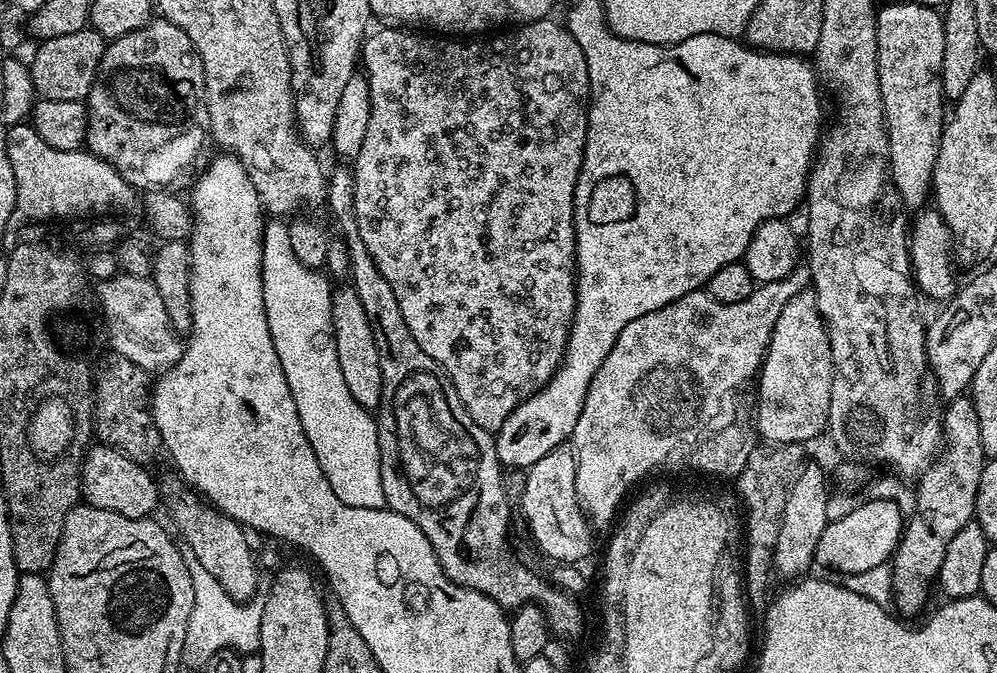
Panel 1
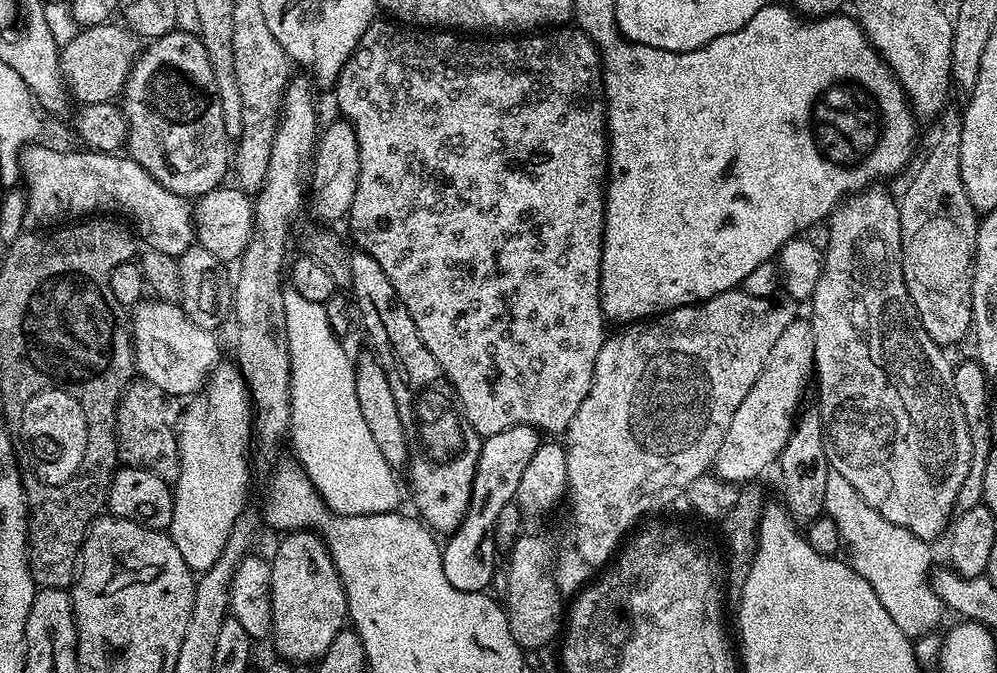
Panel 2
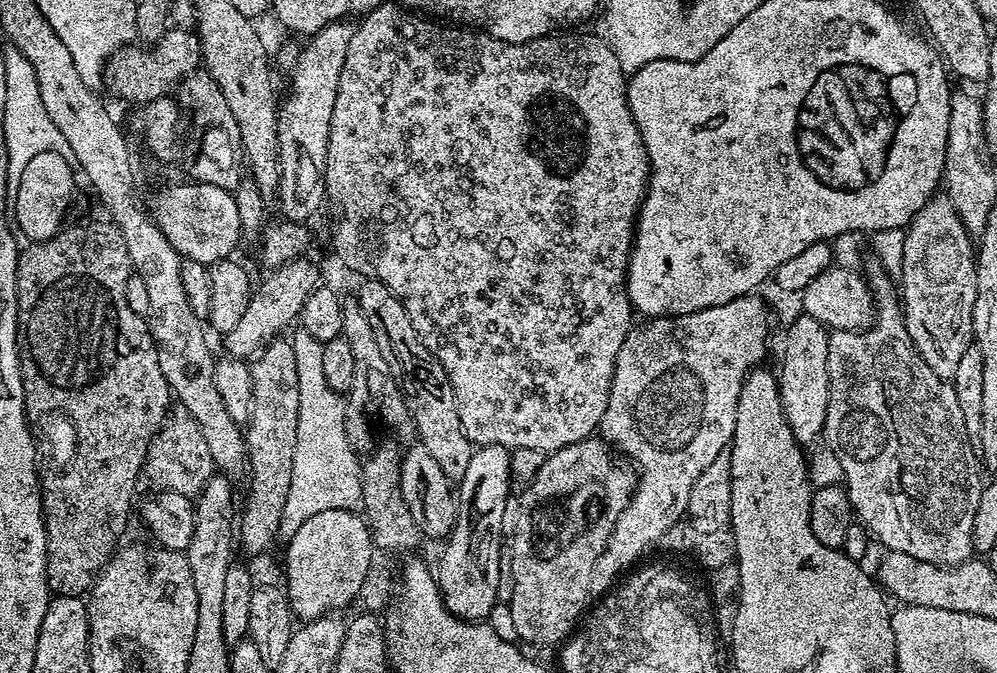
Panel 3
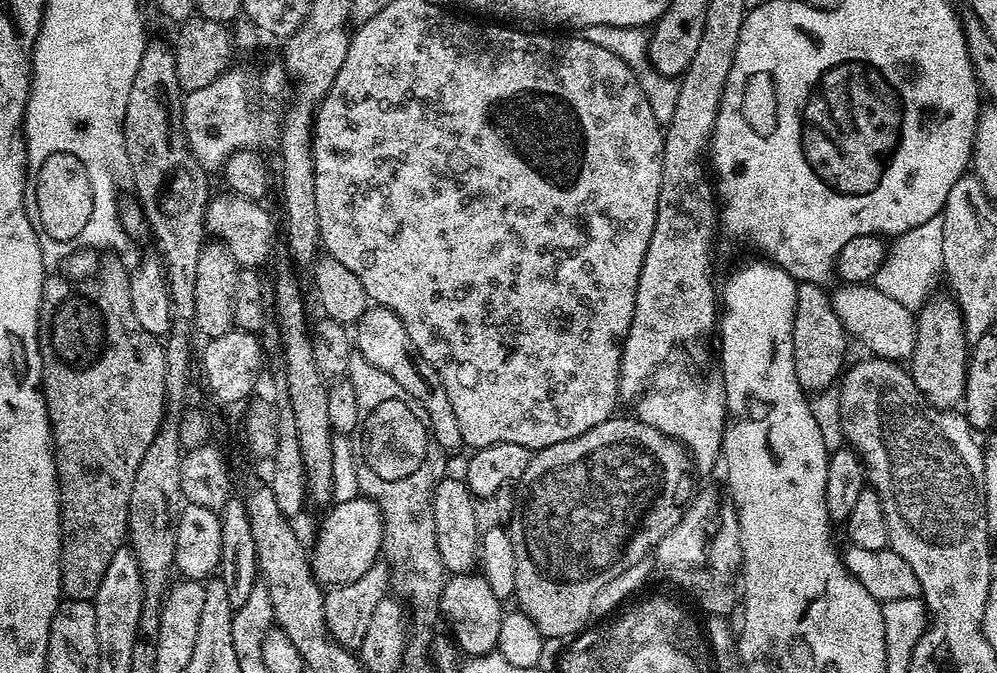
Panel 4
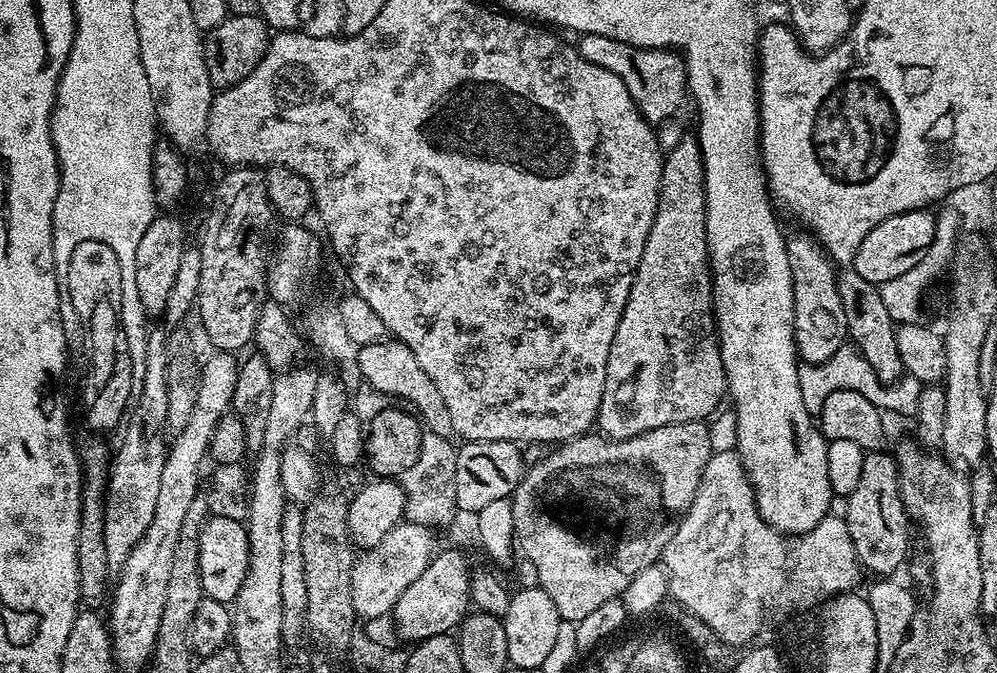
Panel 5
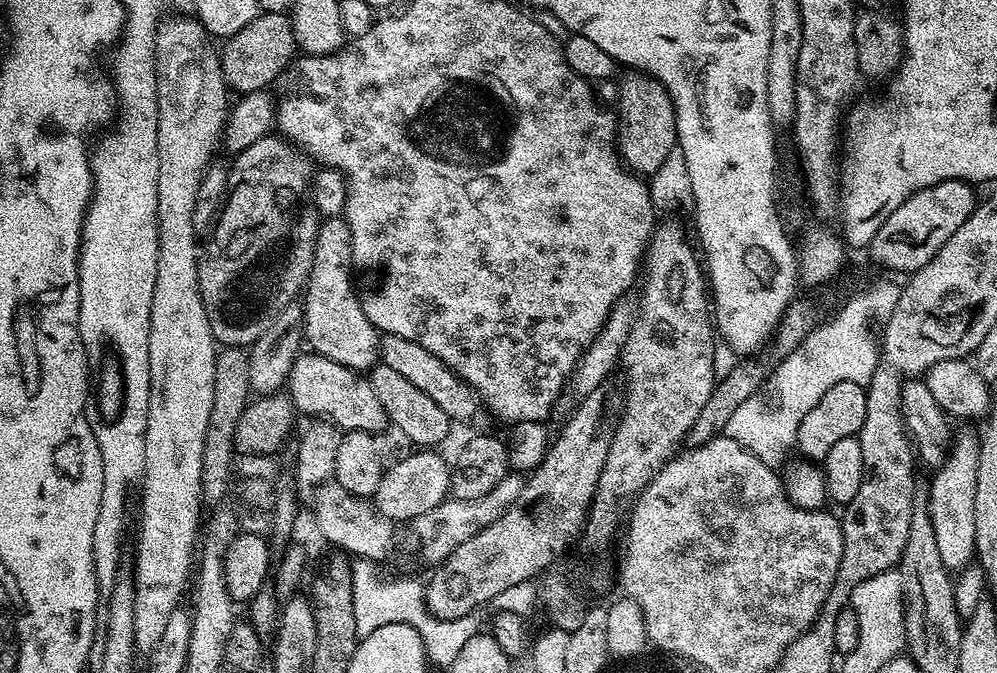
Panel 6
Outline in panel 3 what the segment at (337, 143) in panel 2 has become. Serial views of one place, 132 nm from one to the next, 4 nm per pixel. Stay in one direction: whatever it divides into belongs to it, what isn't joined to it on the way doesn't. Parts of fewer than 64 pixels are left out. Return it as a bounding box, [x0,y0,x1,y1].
[223,258,317,358]

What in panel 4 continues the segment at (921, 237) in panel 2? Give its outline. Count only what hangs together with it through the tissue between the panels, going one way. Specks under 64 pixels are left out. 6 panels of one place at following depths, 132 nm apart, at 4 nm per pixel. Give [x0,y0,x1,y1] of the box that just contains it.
[908,296,969,411]

